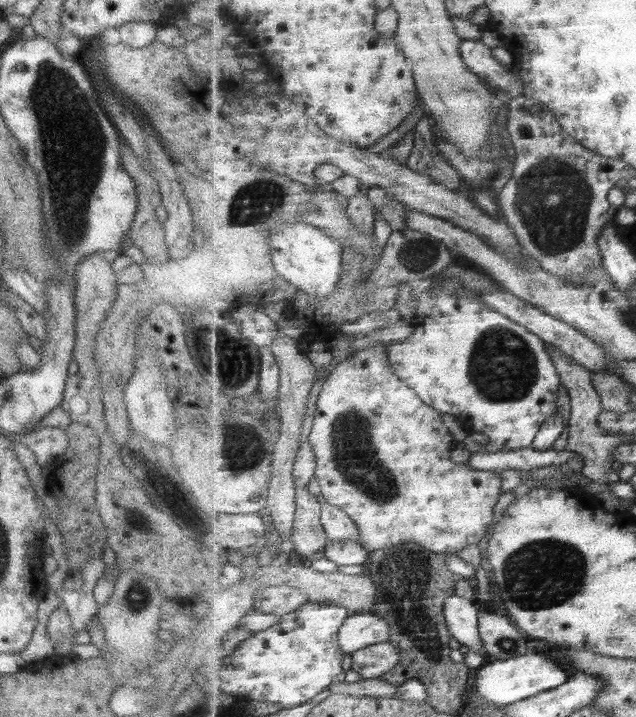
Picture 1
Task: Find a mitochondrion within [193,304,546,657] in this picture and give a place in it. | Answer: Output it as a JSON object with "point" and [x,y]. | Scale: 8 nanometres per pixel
{"point":[504,368]}

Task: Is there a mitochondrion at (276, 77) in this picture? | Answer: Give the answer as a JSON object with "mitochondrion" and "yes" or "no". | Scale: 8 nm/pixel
{"mitochondrion":"no"}

